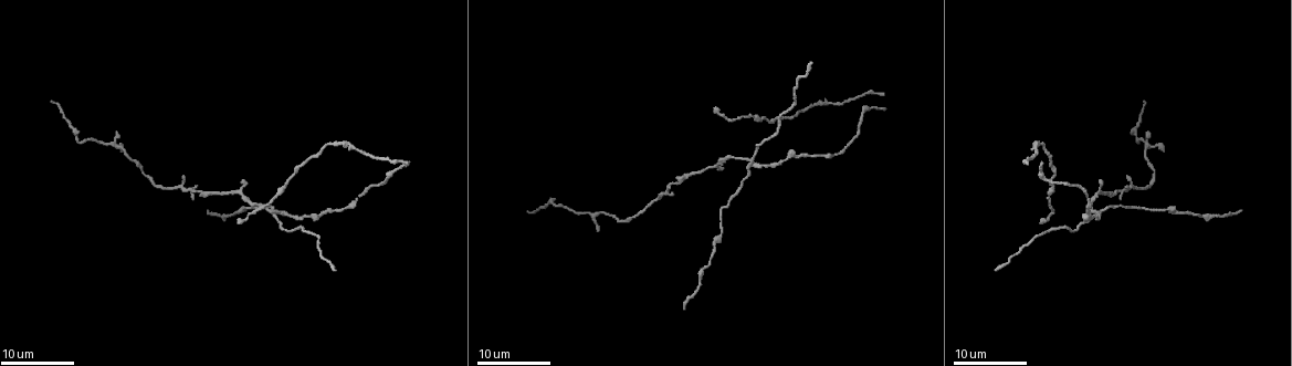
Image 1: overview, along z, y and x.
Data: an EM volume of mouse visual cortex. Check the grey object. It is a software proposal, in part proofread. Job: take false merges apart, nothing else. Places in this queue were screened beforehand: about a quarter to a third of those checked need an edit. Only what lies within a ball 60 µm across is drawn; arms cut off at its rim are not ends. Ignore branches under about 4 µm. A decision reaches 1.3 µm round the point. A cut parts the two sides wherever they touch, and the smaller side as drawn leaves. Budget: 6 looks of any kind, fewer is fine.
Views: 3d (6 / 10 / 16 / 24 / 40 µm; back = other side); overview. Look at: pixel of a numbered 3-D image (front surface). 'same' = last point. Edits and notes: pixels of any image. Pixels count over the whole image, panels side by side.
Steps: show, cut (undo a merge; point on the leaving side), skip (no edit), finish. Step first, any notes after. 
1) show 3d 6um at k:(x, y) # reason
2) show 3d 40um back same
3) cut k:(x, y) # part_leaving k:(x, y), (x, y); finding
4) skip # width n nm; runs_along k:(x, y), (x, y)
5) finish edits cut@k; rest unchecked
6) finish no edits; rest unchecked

show 3d 24um at 1:(76, 137)

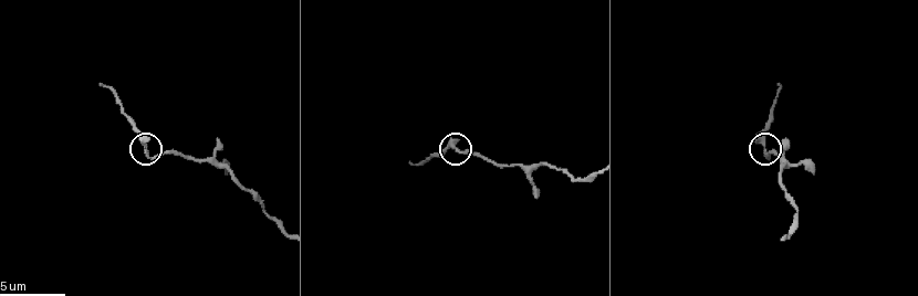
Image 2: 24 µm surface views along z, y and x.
show 3d 10um at 2:(144, 152)

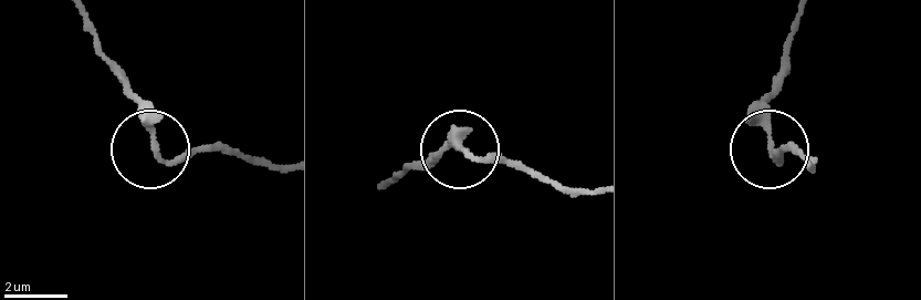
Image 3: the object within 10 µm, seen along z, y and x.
skip # runs_along 3:(807, 169), (791, 151), (775, 159), (770, 151), (775, 74); one neuron here

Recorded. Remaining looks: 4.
show 3d 24um at 1:(749, 164) # four arms meet

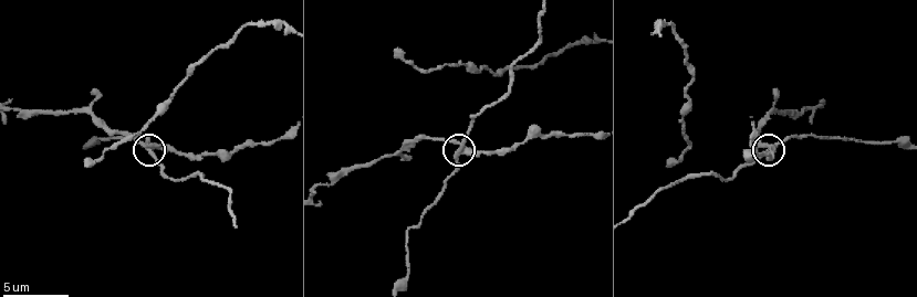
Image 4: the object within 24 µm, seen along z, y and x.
show 3d 6um at 4:(153, 147)

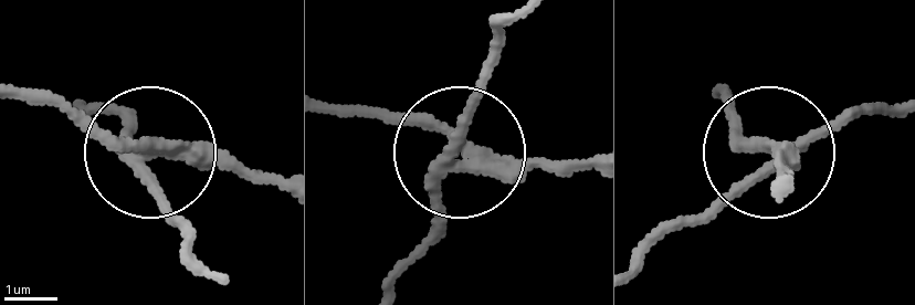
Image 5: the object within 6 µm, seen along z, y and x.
cut 5:(135, 117) # arms 4; part_leaving 5:(788, 147), (894, 107); a second neuron is stuck on

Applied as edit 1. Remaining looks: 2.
show 3d 16um at 4:(769, 109) # thin arm on a thick one

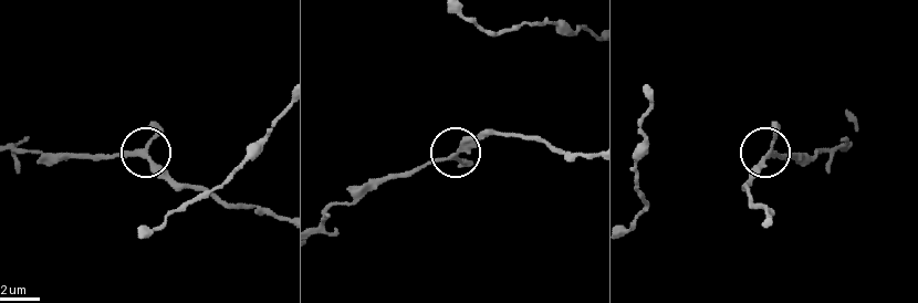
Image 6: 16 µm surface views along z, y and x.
skip # runs_along 6:(587, 153), (489, 133), (415, 170), (392, 173); all the same neuron

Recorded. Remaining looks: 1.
finish edits cut@5; rest unchecked

